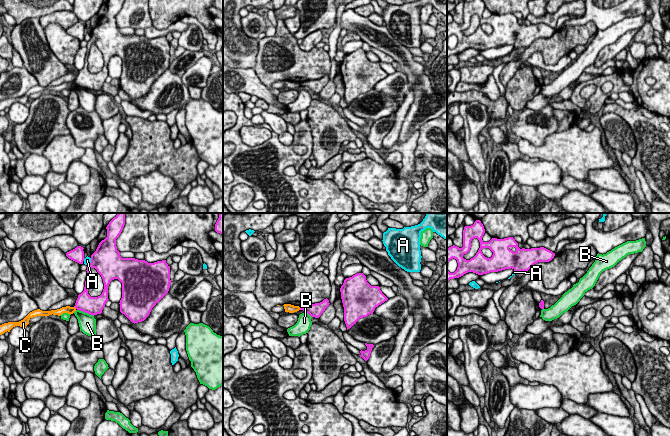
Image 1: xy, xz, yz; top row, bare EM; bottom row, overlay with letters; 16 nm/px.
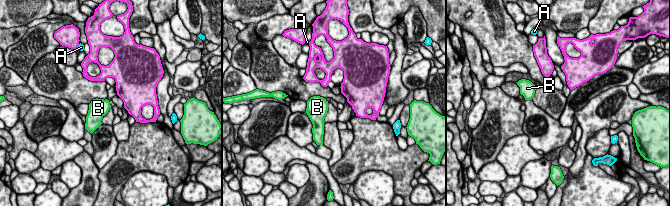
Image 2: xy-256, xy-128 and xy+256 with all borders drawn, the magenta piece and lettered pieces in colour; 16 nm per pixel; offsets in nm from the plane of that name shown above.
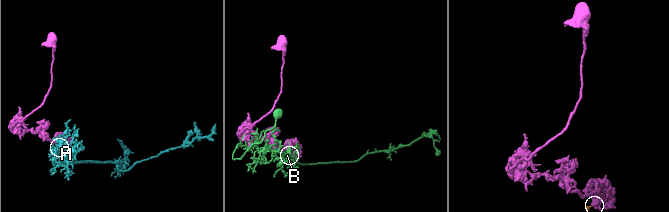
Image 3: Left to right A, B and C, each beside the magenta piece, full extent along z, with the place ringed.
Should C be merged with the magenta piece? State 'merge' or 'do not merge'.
do not merge

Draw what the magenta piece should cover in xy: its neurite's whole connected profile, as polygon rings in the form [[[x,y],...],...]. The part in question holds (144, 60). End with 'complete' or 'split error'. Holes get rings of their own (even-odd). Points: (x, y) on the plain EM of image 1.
[[[107,1],[107,13],[91,31],[84,67],[78,71],[74,83],[93,92],[101,90],[109,76],[108,62],[112,56],[118,55],[122,59],[120,88],[135,100],[149,92],[152,84],[168,69],[172,58],[170,42],[166,36],[148,39],[145,36],[120,32],[116,15],[124,1]],[[92,44],[97,46],[104,59],[103,68],[98,73],[88,70],[88,54]]]; complete

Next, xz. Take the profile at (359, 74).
[[[363,49],[346,54],[340,64],[347,106],[388,76],[379,62],[371,62]]]; complete

